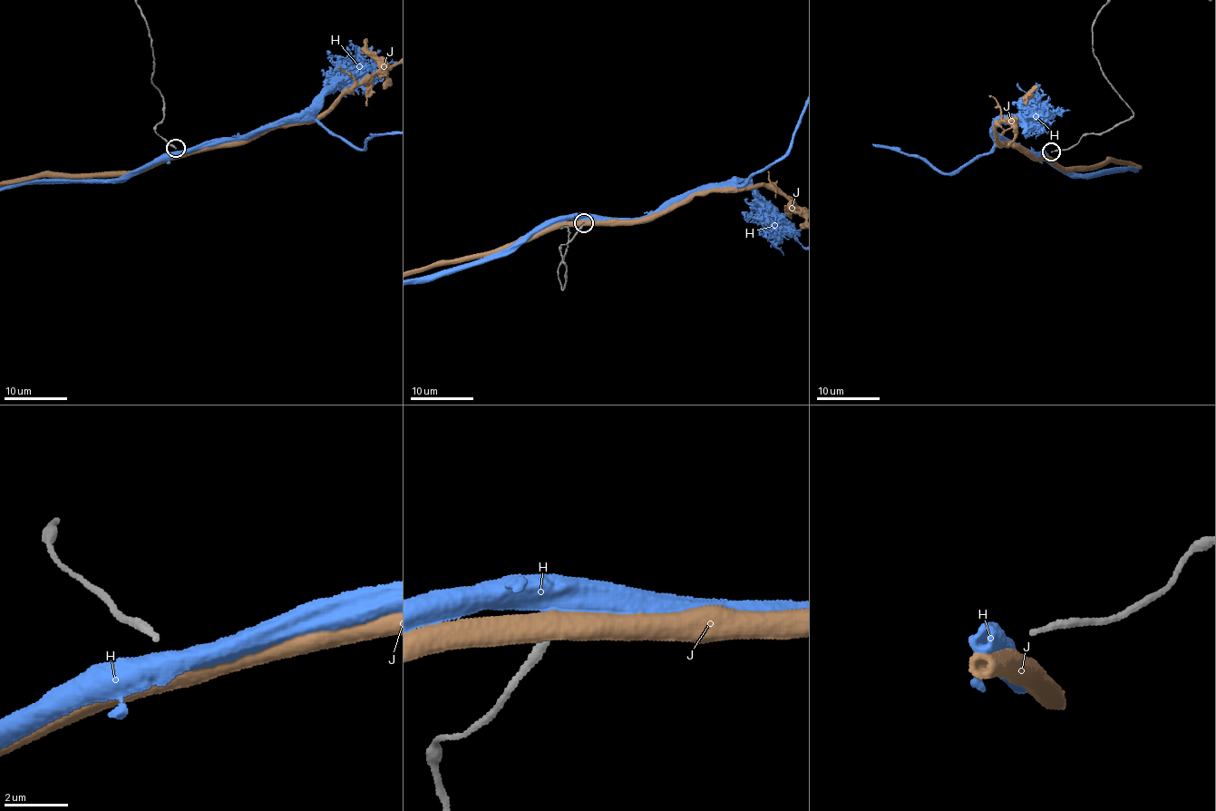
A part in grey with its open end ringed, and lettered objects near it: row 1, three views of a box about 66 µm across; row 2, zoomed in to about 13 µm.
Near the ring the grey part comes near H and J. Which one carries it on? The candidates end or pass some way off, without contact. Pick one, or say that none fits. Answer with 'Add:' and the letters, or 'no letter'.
Add: no letter

